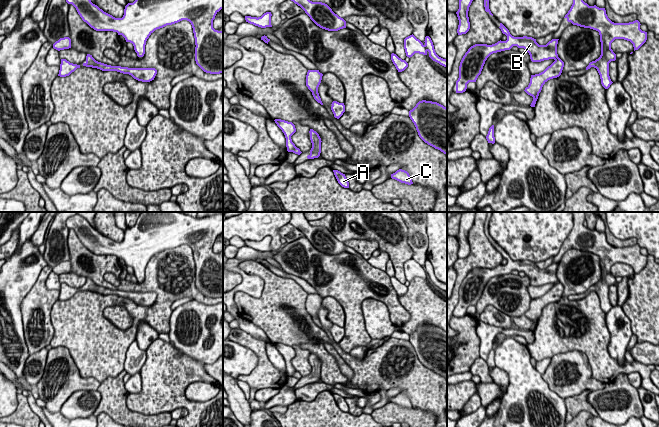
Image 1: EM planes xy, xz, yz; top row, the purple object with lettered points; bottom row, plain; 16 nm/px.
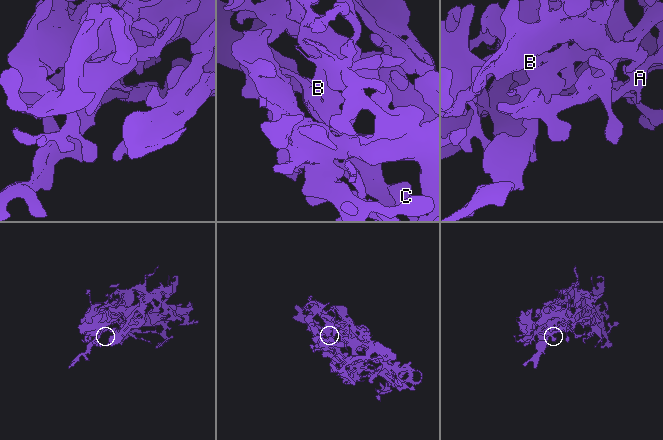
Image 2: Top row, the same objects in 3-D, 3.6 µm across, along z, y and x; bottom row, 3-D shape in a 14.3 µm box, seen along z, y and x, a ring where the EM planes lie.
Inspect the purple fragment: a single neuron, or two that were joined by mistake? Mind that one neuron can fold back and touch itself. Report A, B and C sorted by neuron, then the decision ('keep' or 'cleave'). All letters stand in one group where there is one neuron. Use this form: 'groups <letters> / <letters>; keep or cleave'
groups A / B C; cleave

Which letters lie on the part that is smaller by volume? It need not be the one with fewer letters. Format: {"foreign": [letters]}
{"foreign": ["A"]}

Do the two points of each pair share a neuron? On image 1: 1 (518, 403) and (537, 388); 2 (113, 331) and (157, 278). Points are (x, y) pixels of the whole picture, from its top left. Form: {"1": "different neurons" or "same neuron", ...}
{"1": "same neuron", "2": "same neuron"}

